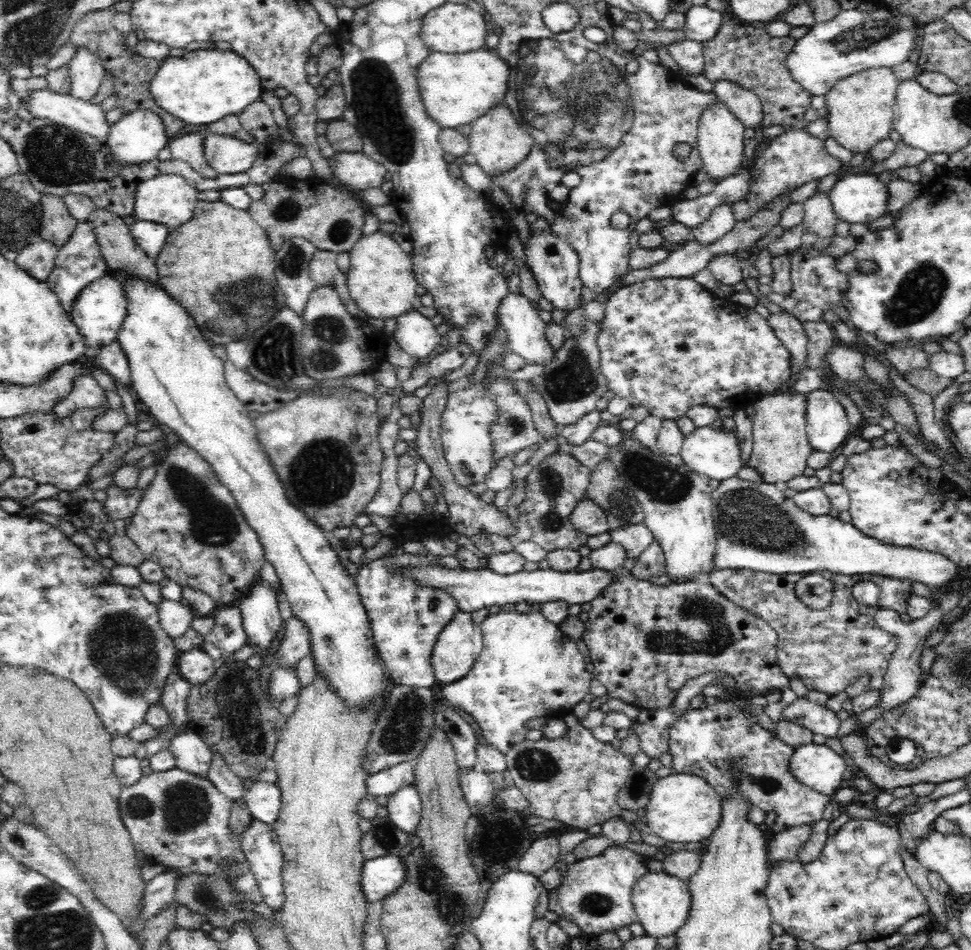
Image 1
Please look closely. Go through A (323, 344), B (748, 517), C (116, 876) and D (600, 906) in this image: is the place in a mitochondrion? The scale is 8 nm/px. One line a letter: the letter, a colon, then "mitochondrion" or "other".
A: mitochondrion
B: mitochondrion
C: other
D: mitochondrion

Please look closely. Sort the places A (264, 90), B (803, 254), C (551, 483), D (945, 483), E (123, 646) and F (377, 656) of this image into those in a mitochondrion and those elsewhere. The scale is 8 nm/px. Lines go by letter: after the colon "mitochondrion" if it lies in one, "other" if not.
A: other
B: other
C: mitochondrion
D: other
E: mitochondrion
F: other

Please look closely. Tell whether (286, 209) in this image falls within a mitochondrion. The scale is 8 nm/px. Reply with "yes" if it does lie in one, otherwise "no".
yes

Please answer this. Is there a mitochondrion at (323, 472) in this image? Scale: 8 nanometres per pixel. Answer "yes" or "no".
yes

